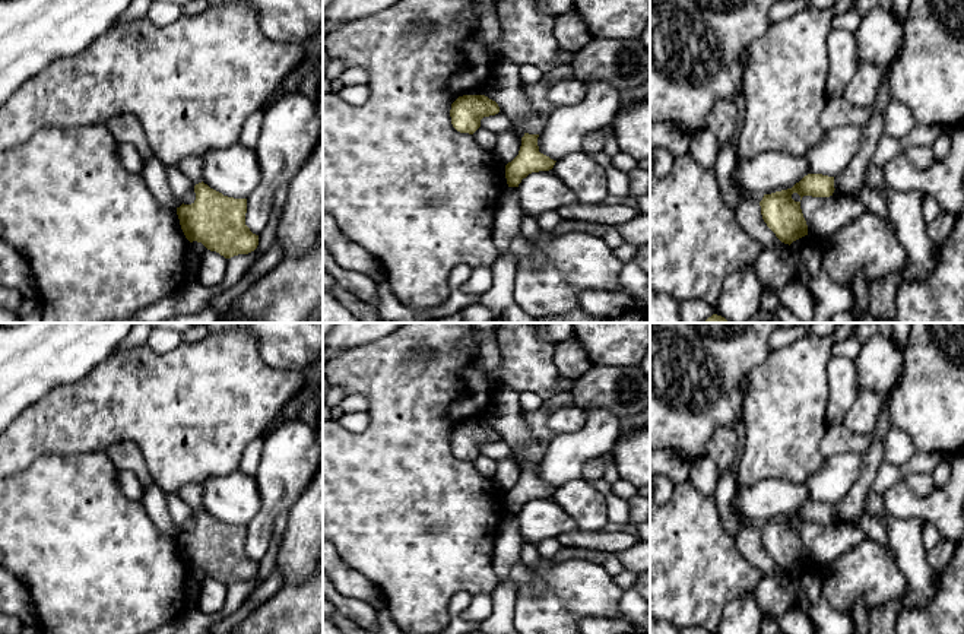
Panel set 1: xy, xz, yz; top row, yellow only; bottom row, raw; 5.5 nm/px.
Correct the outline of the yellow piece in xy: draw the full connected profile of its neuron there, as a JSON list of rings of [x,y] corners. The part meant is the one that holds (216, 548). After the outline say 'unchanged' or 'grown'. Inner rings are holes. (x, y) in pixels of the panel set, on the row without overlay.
[[[203,508],[194,513],[196,527],[177,535],[185,565],[202,570],[225,586],[248,581],[259,573],[259,562],[245,552],[247,526],[234,526]]]; unchanged

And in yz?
[[[891,392],[884,394],[873,441],[863,453],[860,473],[849,494],[837,504],[808,501],[792,516],[764,522],[760,529],[761,542],[767,554],[784,570],[808,562],[808,552],[800,536],[803,523],[812,524],[852,524],[868,511],[866,498],[873,488],[879,466],[885,462],[885,437],[892,428],[890,419]]]; grown

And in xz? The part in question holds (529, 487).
[[[524,460],[519,482],[505,492],[508,514],[519,516],[520,532],[532,545],[578,529],[552,498],[556,488],[539,479],[538,465]]]; grown

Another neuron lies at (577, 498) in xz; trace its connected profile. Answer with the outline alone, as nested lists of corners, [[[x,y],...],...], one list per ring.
[[[584,479],[556,488],[552,498],[584,532],[602,532],[609,523],[606,497]]]

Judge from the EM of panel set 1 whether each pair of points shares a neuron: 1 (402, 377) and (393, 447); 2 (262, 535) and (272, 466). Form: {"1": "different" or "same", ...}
{"1": "same", "2": "same"}

